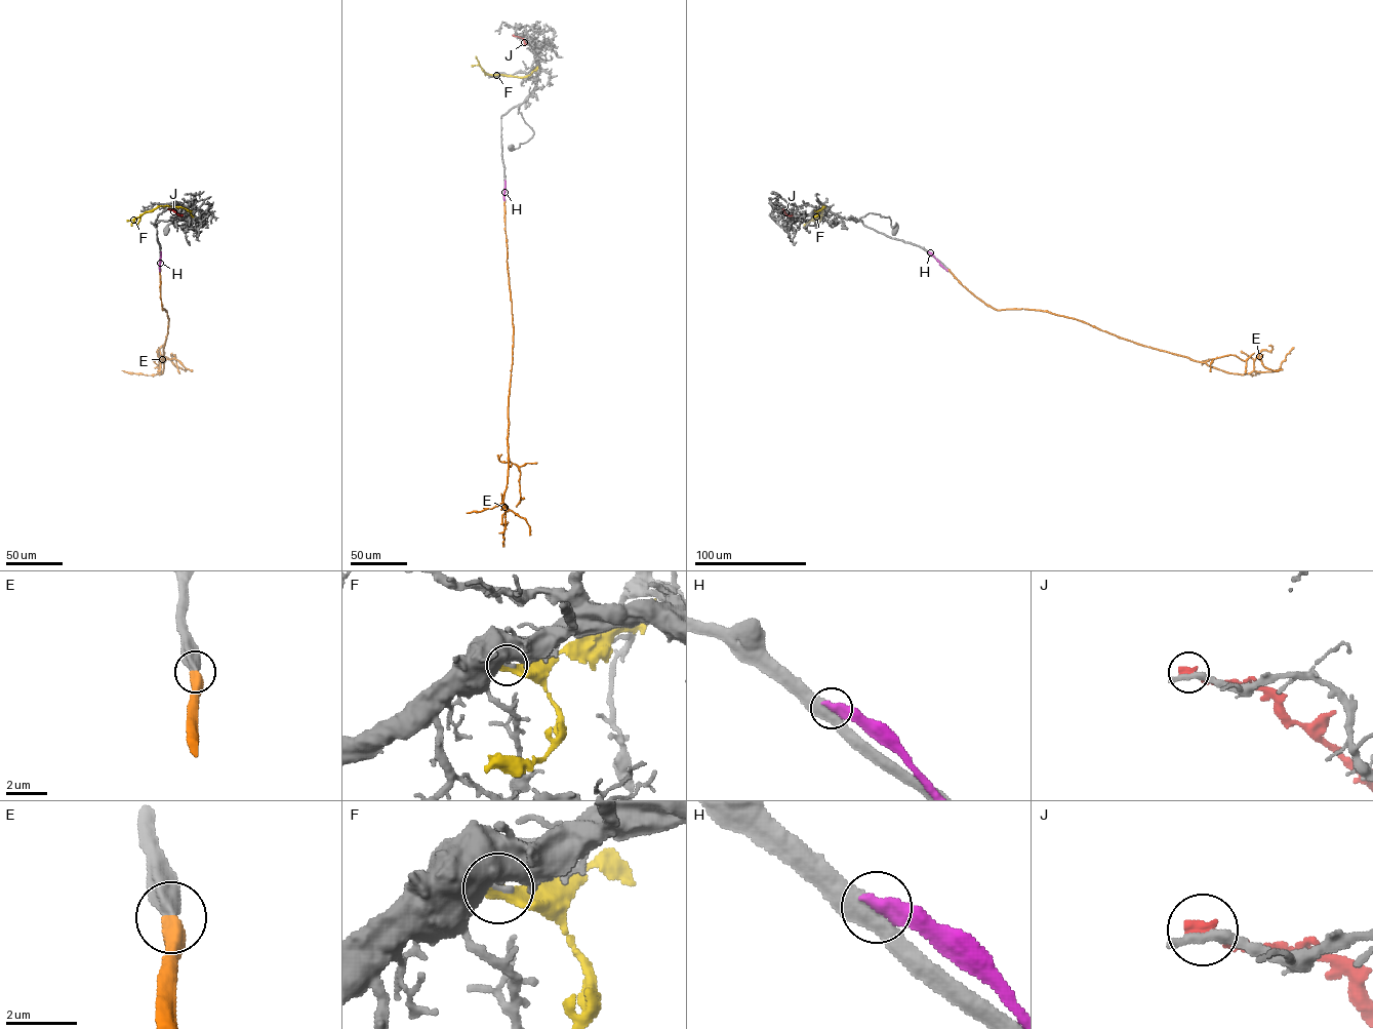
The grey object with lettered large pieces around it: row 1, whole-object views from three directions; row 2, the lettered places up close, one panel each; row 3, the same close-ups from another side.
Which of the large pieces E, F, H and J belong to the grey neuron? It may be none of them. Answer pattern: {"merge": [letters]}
{"merge": ["E"]}

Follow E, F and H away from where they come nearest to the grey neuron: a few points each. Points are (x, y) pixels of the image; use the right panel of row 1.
E: (949, 269), (963, 285), (996, 309), (1047, 311), (1228, 372), (1250, 373), (1257, 357), (1267, 368), (1282, 369)
F: (815, 211), (824, 206), (821, 213), (804, 226)
H: (928, 251), (947, 271)

